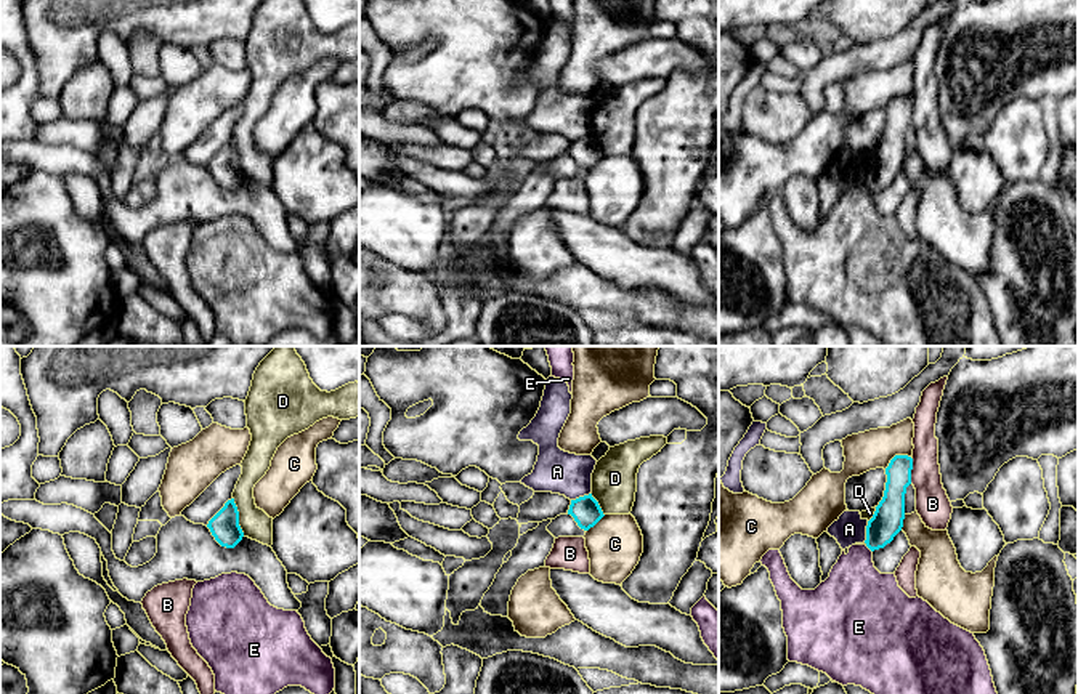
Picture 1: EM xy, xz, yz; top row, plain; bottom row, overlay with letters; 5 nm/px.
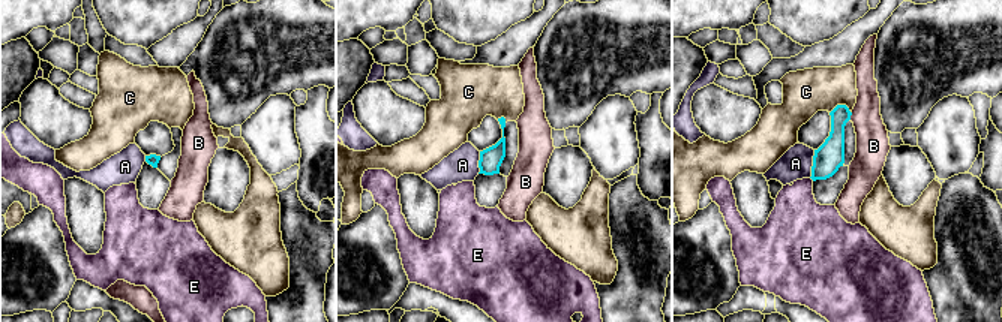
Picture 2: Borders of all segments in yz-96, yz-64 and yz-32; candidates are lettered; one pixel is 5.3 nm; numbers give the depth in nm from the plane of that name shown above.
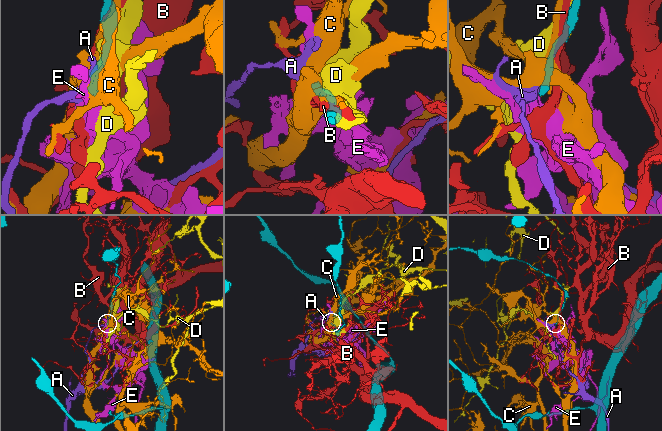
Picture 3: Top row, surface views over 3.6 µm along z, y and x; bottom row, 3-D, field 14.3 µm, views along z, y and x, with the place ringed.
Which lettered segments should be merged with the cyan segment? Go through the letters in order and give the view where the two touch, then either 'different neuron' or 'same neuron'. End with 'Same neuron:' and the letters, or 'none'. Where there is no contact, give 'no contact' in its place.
A: xz | different neuron
B: yz | different neuron
C: yz | different neuron
D: xy | different neuron
E: yz | different neuron
Same neuron: none

